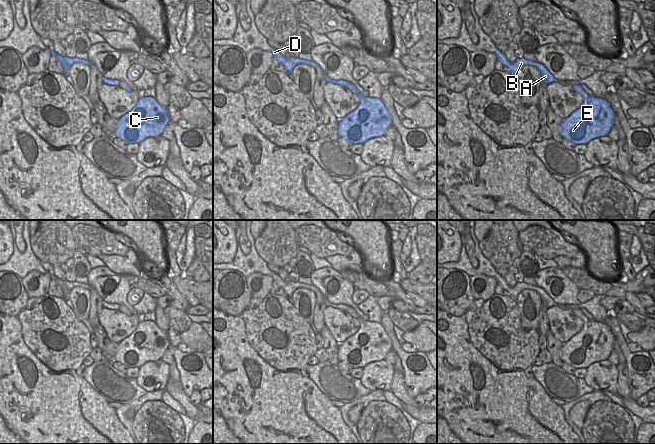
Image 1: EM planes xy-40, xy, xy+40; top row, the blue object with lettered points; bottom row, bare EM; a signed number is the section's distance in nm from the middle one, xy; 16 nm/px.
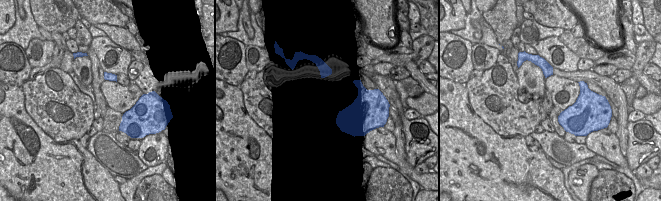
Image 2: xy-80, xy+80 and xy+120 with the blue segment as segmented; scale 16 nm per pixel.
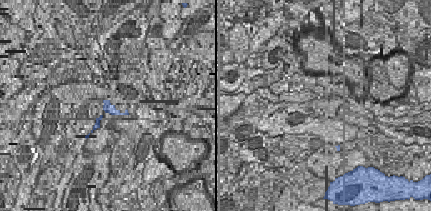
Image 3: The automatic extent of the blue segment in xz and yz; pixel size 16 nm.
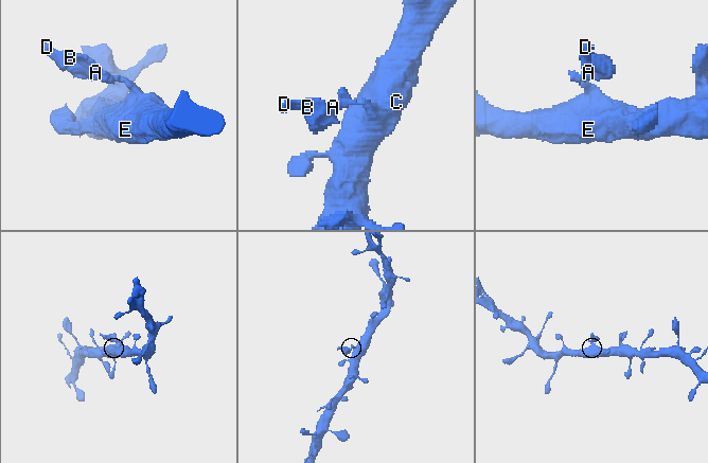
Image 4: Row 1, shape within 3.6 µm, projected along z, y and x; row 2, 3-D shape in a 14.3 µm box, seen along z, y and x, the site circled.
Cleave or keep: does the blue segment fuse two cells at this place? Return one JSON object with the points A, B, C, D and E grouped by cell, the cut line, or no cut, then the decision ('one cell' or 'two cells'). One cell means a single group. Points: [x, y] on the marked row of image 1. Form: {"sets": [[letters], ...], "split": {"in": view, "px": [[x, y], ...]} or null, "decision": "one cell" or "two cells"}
{"sets": [["A", "B", "D"], ["C", "E"]], "split": {"in": "xy", "px": [[349, 82], [346, 86]]}, "decision": "two cells"}

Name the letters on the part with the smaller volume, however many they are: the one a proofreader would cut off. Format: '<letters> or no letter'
A, B, D

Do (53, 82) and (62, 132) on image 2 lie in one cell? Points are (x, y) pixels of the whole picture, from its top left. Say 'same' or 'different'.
same

